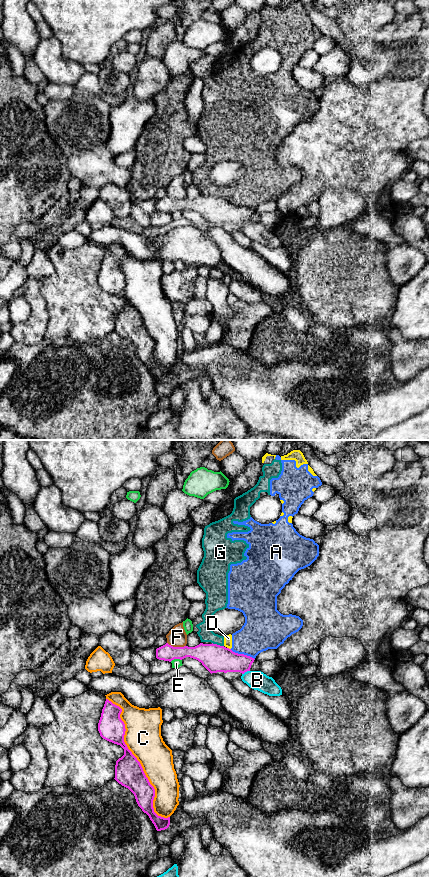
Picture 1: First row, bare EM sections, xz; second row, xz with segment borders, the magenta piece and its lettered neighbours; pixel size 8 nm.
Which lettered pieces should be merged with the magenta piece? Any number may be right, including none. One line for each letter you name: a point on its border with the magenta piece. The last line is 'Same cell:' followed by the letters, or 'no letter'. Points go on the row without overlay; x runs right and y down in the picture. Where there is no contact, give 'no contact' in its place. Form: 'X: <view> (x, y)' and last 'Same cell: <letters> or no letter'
Same cell: no letter

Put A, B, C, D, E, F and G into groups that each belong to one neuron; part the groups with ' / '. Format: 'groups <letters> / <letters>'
groups A D G / B / C / E / F

